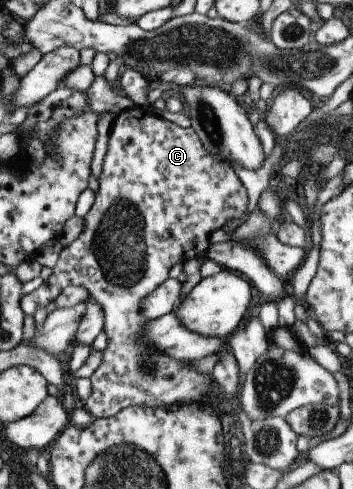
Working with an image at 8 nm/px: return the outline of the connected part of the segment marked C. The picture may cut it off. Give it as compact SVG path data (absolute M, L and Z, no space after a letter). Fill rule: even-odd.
M129 105L126 110L123 110L113 120L111 126L107 152L103 159L102 173L98 178L99 188L95 192L95 201L90 209L90 212L86 214L84 218L83 230L70 245L63 248L60 253L60 258L53 268L52 275L47 279L43 280L43 283L34 292L28 293L21 297L20 306L25 312L26 316L34 316L36 310L39 307L47 306L52 300L56 300L57 296L64 290L68 285L70 286L83 286L88 290L90 297L94 298L96 302L102 307L104 313L104 324L103 331L106 332L108 338L108 346L106 350L103 350L104 357L99 368L90 376L90 382L92 386L92 392L90 396L85 400L85 409L91 413L97 419L110 418L115 413L128 408L128 406L144 406L144 408L168 408L168 410L178 410L182 404L194 404L194 402L203 402L208 400L208 392L210 392L210 384L213 382L213 377L210 373L200 374L192 368L192 364L189 361L179 361L162 354L158 348L146 344L146 338L142 334L144 326L146 326L146 318L140 312L140 304L143 304L144 298L148 294L152 294L162 282L164 282L170 274L170 268L176 266L176 264L183 264L189 257L204 255L208 256L206 251L210 248L211 243L210 235L214 230L220 230L224 226L233 220L242 218L246 214L248 206L248 194L246 194L246 188L236 175L236 172L232 168L232 165L228 162L224 162L224 158L216 158L212 156L204 144L200 142L198 134L192 127L183 128L177 124L164 119L157 111L148 108L138 108L137 106Z

